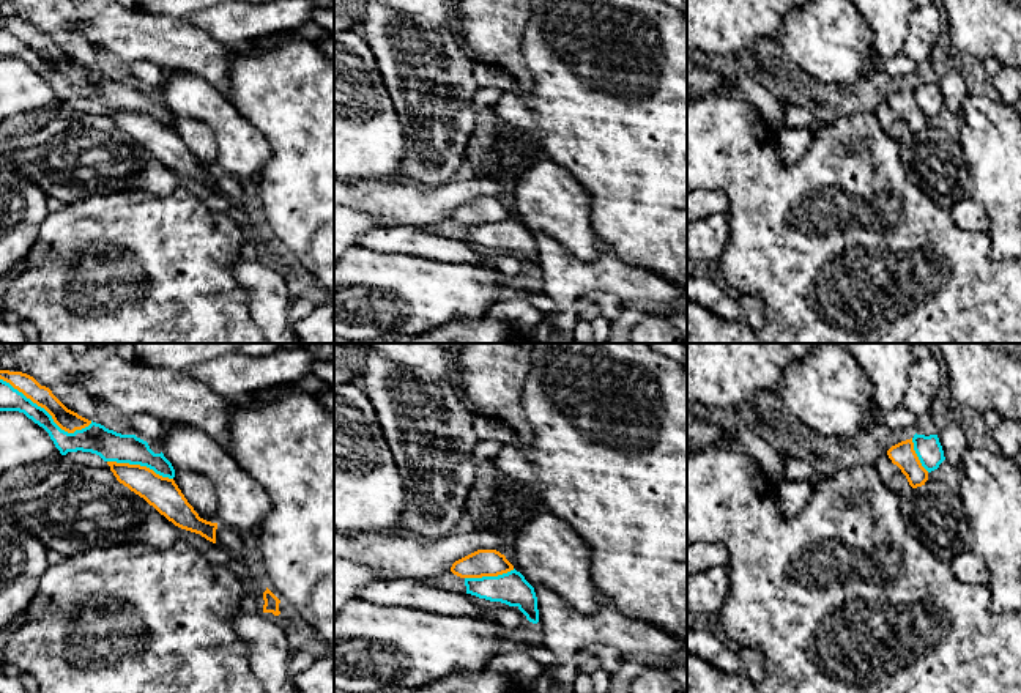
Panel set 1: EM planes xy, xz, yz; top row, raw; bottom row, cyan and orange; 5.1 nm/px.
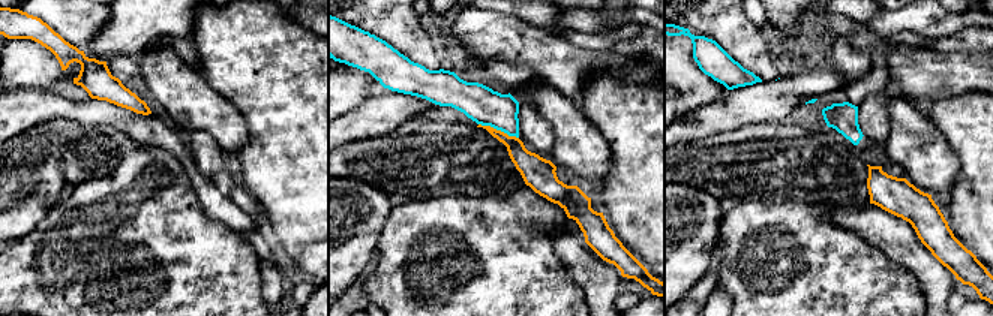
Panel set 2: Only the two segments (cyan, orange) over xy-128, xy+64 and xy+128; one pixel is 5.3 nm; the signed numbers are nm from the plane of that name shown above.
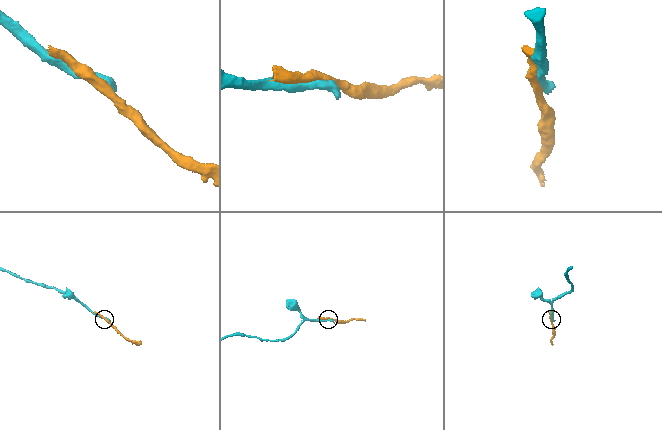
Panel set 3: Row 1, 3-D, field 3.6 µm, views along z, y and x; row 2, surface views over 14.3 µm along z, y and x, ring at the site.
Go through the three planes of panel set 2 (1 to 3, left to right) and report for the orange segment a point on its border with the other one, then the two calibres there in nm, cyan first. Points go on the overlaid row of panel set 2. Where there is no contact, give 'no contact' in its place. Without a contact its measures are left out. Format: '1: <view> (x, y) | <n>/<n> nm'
1: no contact
2: xy+64 (498, 129) | 200/130 nm
3: no contact

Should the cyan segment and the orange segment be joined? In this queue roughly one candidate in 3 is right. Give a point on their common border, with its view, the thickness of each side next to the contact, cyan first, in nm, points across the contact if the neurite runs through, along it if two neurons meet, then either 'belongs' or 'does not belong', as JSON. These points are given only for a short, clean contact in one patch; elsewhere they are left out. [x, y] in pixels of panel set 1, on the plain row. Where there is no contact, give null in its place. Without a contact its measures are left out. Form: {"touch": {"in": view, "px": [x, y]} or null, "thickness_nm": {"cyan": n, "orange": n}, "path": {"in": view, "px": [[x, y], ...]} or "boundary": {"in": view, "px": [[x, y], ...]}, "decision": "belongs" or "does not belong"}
{"touch": {"in": "xy", "px": [48, 60]}, "thickness_nm": {"cyan": 130, "orange": 110}, "decision": "does not belong"}

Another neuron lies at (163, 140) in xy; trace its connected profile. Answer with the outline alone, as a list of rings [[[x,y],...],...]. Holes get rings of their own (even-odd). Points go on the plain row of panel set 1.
[[[107,109],[107,112],[120,131],[143,145],[175,173],[216,191],[217,170],[200,165],[173,126],[140,112],[117,109]]]

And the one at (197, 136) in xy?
[[[191,117],[175,118],[173,128],[199,164],[216,170],[219,145],[213,129],[206,123]]]

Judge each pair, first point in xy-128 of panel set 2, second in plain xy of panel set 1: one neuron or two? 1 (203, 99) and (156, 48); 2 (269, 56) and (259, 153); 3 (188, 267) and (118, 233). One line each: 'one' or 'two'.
1: two
2: two
3: one

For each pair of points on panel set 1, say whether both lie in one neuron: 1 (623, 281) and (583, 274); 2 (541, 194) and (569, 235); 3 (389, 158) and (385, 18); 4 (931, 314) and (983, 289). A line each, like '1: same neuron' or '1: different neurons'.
1: same neuron
2: same neuron
3: different neurons
4: same neuron

